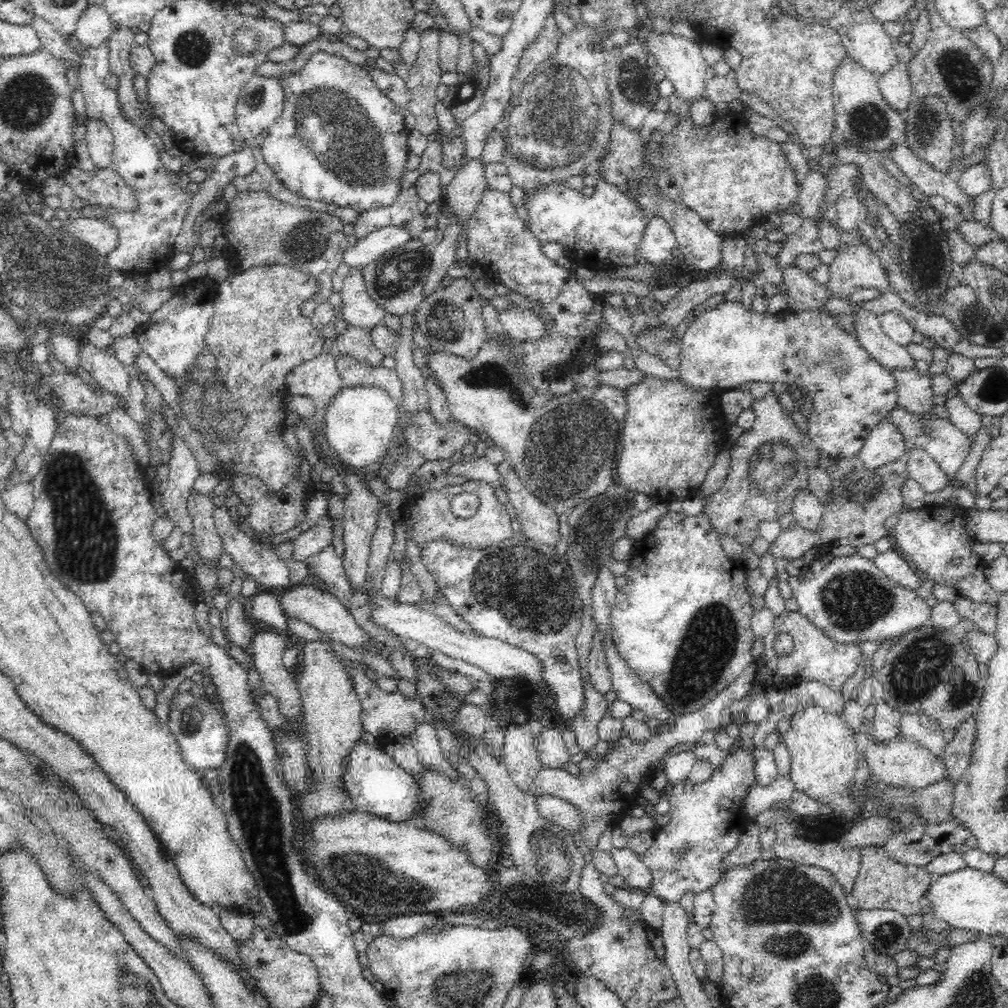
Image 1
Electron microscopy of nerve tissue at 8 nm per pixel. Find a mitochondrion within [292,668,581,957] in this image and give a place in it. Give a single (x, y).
(375, 884)

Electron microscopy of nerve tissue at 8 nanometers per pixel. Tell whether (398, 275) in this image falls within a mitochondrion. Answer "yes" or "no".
yes

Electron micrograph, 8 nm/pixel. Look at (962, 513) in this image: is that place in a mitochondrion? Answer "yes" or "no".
no

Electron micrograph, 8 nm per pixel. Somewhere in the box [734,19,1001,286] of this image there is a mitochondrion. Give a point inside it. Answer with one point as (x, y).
(962, 77)

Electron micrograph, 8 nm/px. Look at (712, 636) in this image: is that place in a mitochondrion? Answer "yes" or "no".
yes

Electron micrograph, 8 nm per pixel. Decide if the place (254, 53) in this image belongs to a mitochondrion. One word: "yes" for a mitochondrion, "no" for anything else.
no

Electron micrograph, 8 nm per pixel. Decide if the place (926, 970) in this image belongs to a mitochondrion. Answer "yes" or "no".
no

